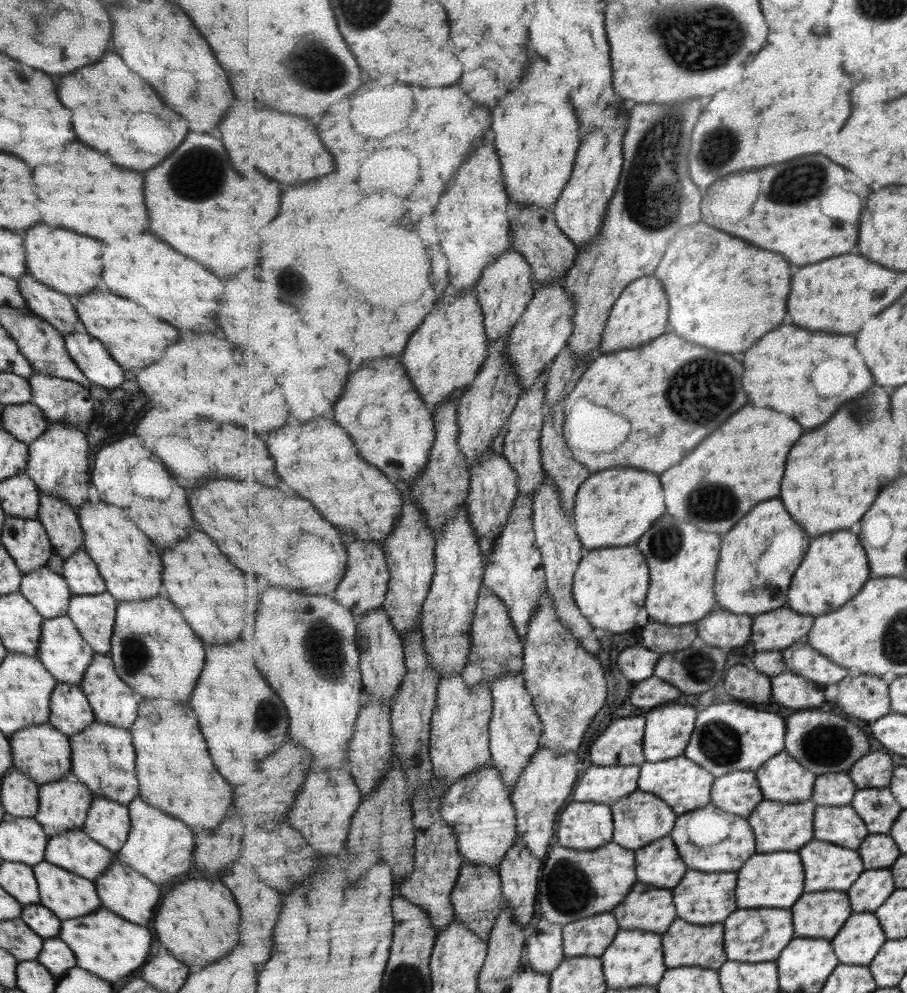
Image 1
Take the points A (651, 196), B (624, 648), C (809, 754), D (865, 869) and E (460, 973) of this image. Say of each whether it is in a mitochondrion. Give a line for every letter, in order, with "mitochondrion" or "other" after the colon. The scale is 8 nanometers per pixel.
A: mitochondrion
B: other
C: mitochondrion
D: other
E: other

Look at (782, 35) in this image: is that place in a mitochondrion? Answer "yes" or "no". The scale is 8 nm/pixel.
no

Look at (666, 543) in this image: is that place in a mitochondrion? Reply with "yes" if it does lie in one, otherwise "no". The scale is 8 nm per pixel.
yes

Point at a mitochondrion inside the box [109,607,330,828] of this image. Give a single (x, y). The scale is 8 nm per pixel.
(132, 666)

